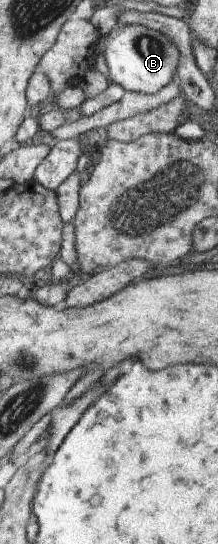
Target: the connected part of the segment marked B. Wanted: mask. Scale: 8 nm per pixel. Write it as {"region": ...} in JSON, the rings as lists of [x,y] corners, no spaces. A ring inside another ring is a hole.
{"region":[[[117,26],[111,29],[107,34],[102,35],[100,38],[100,43],[95,45],[96,49],[93,51],[93,55],[95,54],[98,49],[103,49],[103,57],[105,58],[105,63],[107,67],[107,74],[106,79],[109,79],[109,84],[117,84],[120,85],[126,92],[139,92],[140,94],[156,94],[161,87],[165,87],[171,80],[176,78],[175,69],[177,69],[177,58],[178,53],[177,49],[175,48],[175,45],[169,40],[165,34],[161,34],[161,32],[158,32],[156,30],[151,30],[148,28],[145,28],[143,26]]]}

